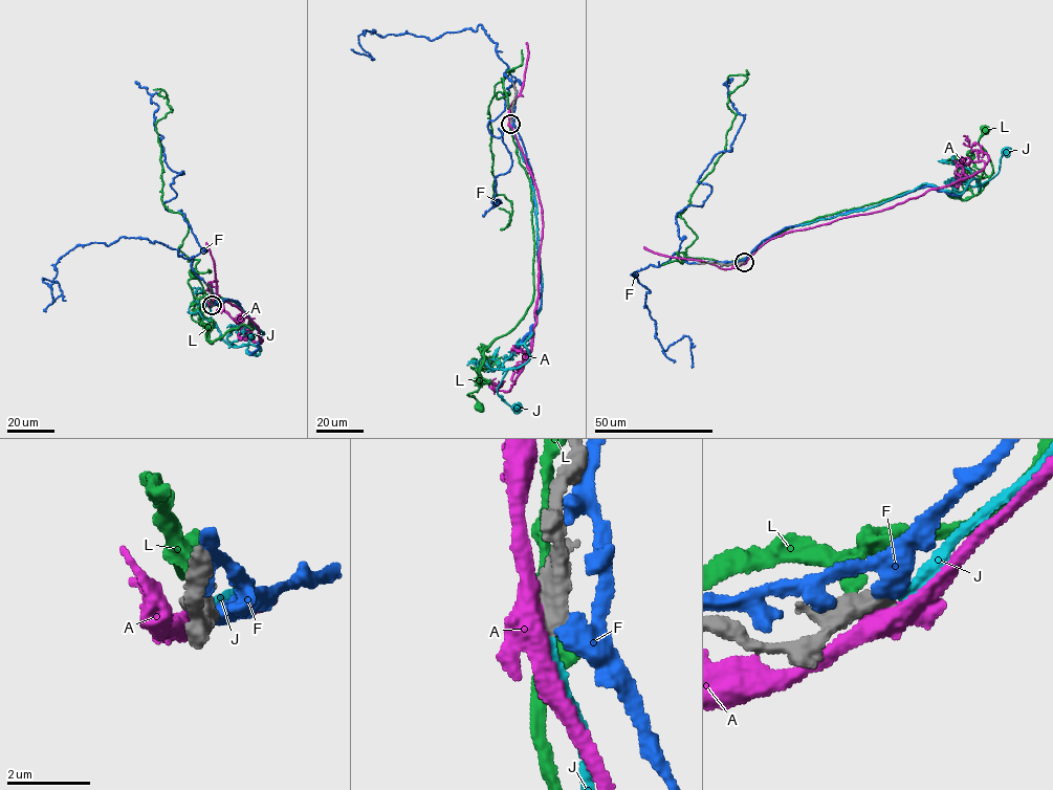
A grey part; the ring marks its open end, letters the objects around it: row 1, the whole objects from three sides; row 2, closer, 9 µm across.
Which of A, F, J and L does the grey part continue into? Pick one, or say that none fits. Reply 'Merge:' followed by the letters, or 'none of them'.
Merge: J

